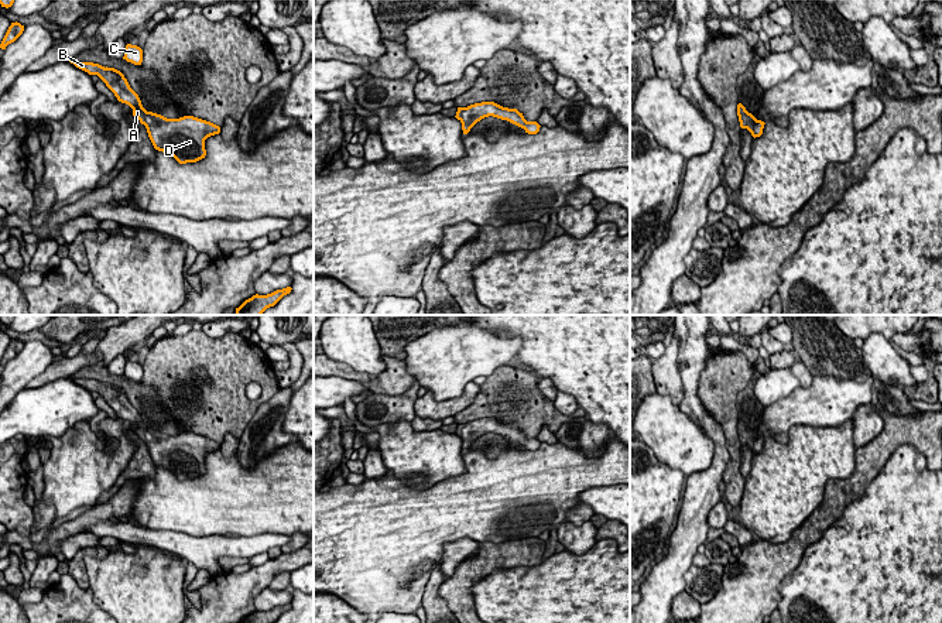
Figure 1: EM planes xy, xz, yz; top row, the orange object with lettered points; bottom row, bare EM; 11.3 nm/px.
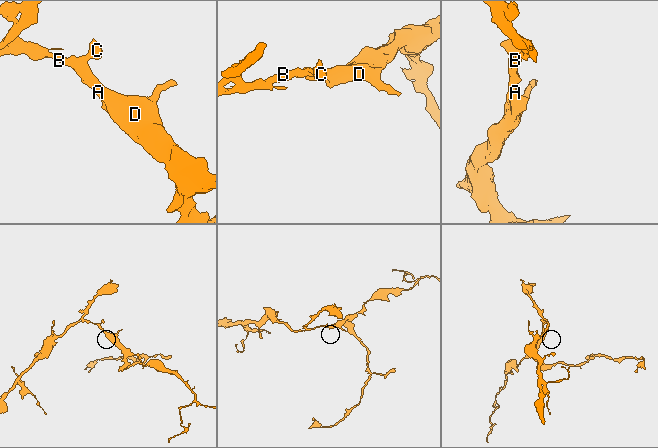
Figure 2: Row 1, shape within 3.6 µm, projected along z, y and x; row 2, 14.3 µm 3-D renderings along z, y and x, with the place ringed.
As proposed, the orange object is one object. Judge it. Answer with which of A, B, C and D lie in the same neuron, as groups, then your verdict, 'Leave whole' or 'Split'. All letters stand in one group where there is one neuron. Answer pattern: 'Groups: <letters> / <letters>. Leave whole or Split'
Groups: A B C D. Leave whole

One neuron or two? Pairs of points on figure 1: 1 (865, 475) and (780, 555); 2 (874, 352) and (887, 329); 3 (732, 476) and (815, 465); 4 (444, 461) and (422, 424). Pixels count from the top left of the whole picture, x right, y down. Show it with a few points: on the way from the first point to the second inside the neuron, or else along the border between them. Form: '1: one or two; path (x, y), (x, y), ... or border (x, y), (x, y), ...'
1: one; path (843, 496), (801, 538)
2: two; border (889, 339), (880, 334), (870, 334), (863, 341)
3: two; border (746, 479), (740, 505), (735, 510)
4: two; border (410, 423), (414, 430), (437, 430), (439, 427)

